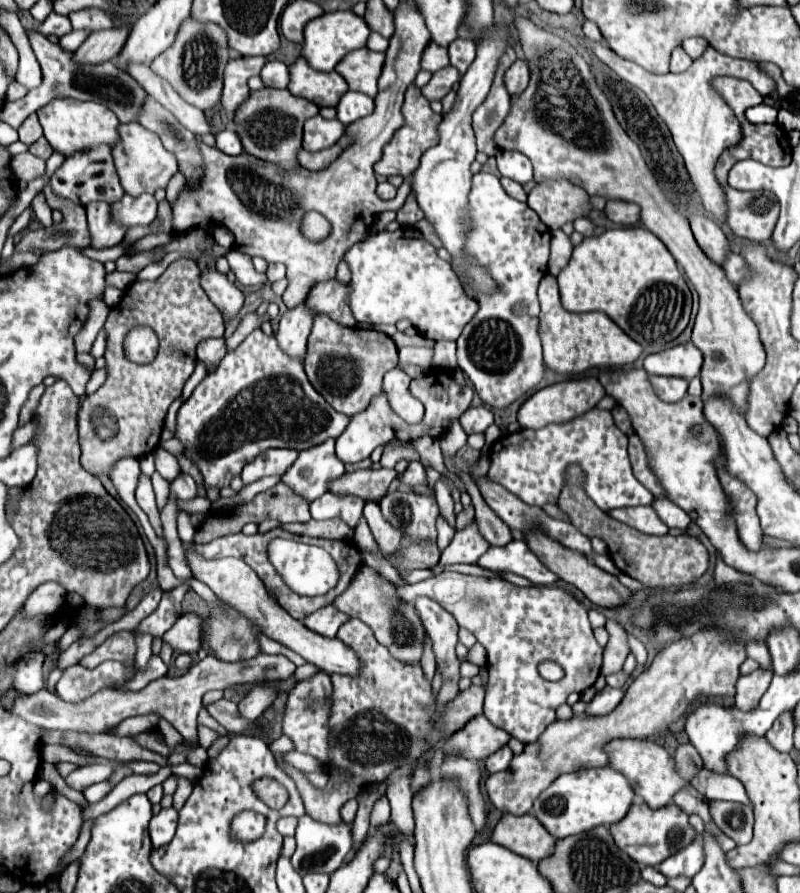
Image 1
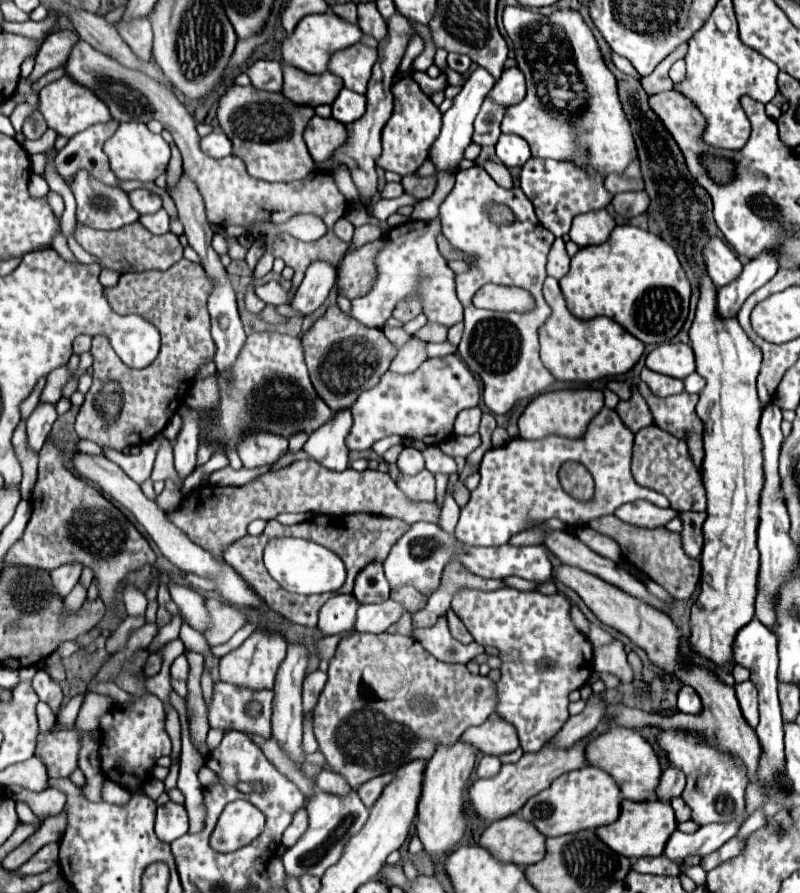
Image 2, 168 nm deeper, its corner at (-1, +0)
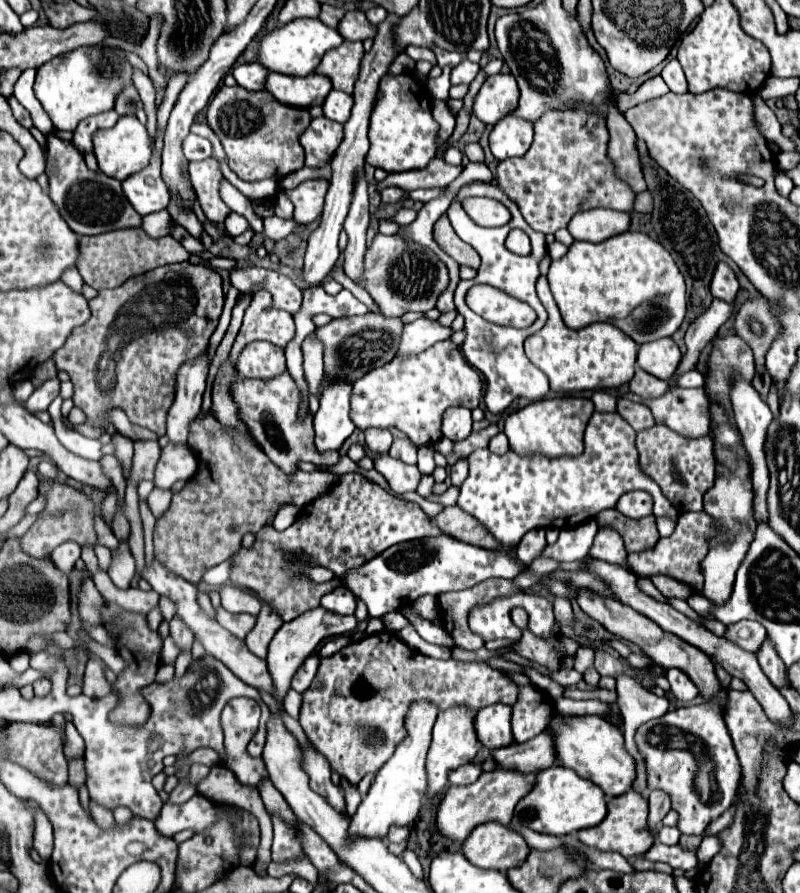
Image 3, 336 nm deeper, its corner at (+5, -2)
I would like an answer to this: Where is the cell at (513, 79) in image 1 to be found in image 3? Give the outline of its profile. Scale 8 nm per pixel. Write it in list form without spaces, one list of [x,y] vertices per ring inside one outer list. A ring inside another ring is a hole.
[[[492,75],[484,81],[482,89],[474,99],[474,115],[486,123],[494,125],[504,115],[512,113],[518,107],[518,85],[512,75]]]

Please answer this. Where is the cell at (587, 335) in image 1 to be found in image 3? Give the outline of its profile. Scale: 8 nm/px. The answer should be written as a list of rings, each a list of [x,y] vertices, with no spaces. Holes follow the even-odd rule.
[[[540,277],[536,283],[538,297],[548,311],[546,325],[530,335],[524,343],[526,355],[540,371],[544,371],[550,379],[550,389],[554,393],[572,393],[572,391],[586,391],[586,389],[614,389],[628,383],[634,375],[636,365],[636,351],[638,345],[628,339],[618,327],[610,323],[592,323],[584,329],[570,329],[562,323],[560,309],[550,293],[546,277]]]

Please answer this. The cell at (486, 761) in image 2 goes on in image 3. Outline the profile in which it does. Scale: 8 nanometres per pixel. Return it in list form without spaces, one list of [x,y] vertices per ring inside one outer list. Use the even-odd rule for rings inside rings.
[[[466,763],[466,765],[458,767],[456,771],[450,771],[448,781],[452,785],[470,785],[480,777],[480,773],[482,773],[482,767],[478,763]]]

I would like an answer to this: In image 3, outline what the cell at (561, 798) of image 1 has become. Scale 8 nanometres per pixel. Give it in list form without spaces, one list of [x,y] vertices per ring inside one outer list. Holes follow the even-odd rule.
[[[552,765],[536,775],[536,787],[520,799],[514,811],[514,819],[530,827],[532,831],[538,833],[548,833],[548,835],[568,835],[592,825],[598,825],[606,817],[606,799],[600,787],[596,787],[592,781],[586,781],[572,773],[566,767]]]

